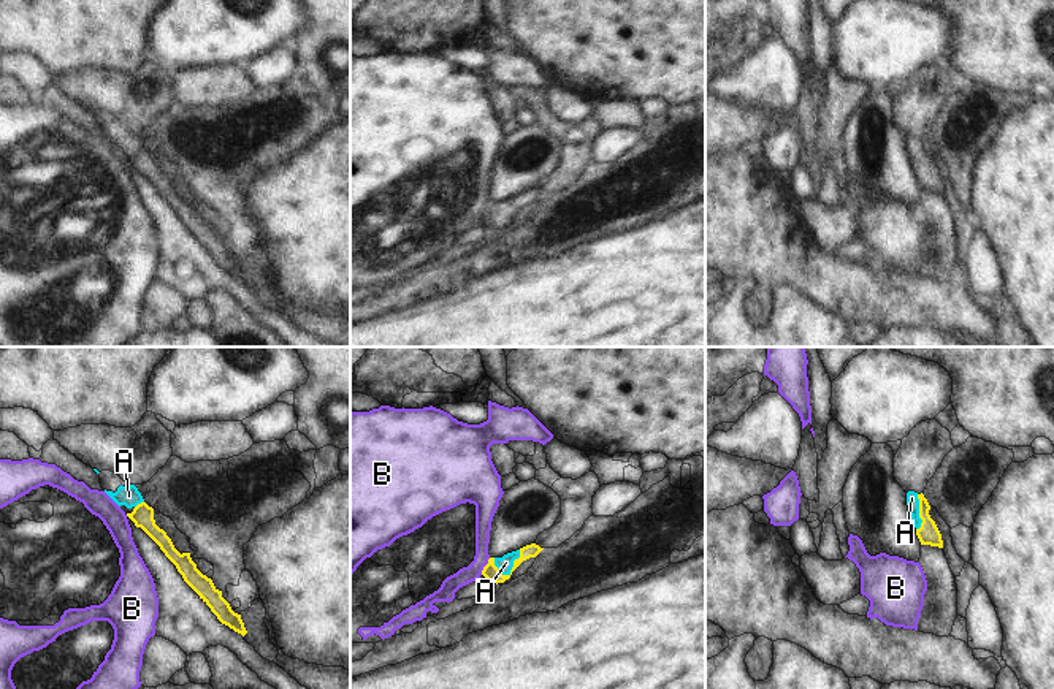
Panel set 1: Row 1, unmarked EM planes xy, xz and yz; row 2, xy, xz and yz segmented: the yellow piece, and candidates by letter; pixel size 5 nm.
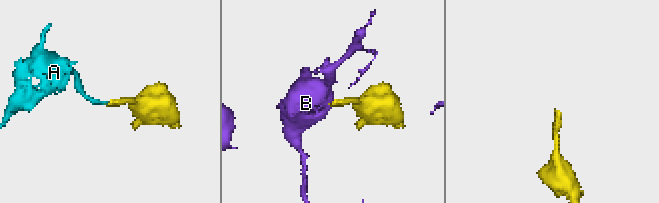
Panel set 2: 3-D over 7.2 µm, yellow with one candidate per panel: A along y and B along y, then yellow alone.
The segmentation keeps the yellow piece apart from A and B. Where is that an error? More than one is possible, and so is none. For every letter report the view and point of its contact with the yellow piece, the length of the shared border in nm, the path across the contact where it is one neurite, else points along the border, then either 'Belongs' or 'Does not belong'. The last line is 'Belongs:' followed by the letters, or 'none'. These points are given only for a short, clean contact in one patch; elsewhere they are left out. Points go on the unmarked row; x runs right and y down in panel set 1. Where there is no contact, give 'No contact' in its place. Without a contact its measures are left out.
A: Touches yellow at xz (514, 209). Shared border 160 nm. Path across: xz (490, 216), (507, 219), (514, 209), (506, 208). Belongs
B: Touches yellow at xz (485, 211). Shared border 100 nm. Boundary: xz (490, 203), (481, 219). Does not belong
Belongs: A

